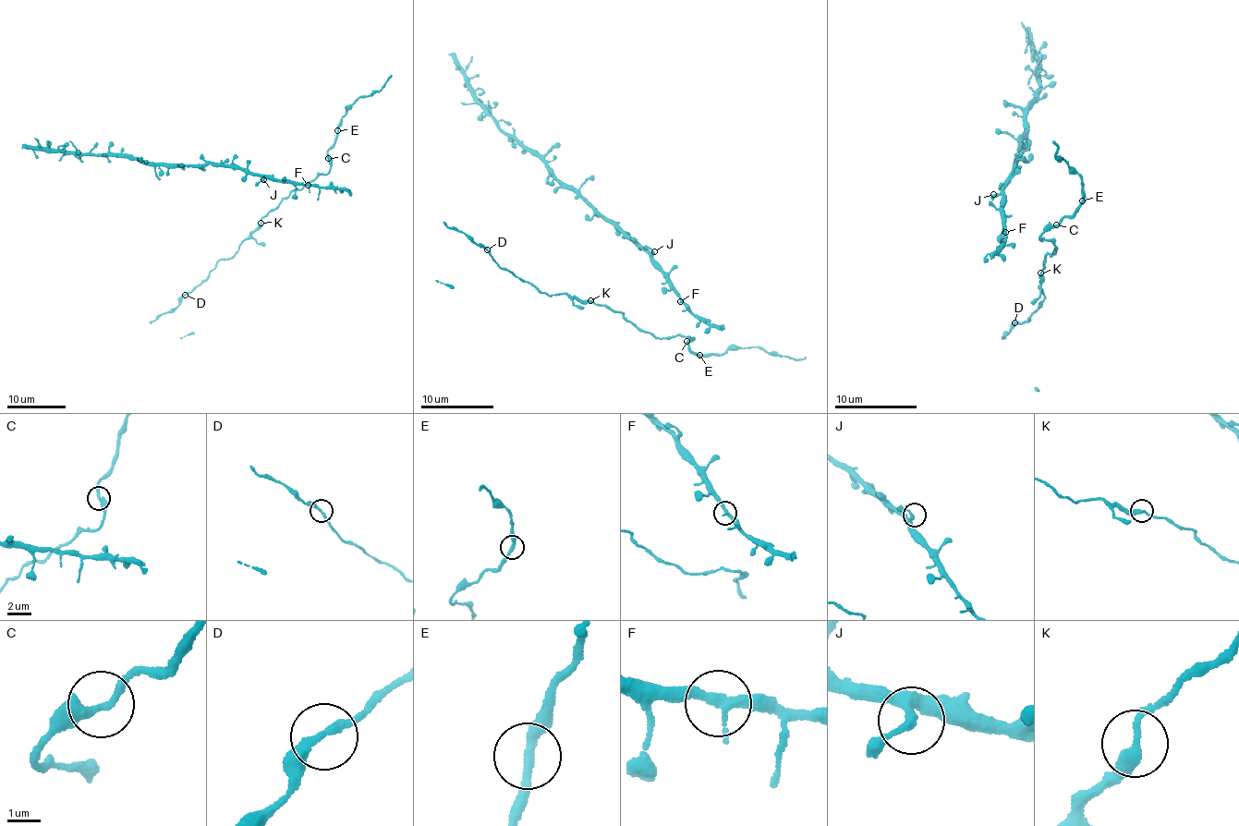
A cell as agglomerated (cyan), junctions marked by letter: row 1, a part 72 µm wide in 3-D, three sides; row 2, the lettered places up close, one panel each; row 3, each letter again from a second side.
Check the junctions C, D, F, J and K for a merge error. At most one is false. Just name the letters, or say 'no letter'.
no letter

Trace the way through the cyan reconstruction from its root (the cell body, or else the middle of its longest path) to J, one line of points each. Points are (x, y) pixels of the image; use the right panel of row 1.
J: (1005, 240), (1002, 195), (993, 194)

